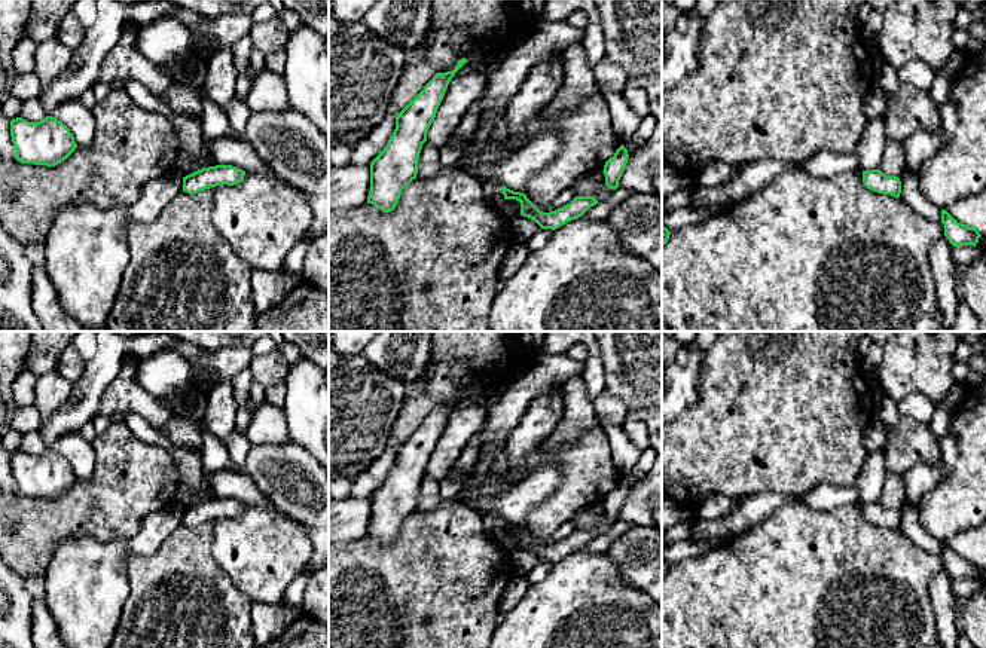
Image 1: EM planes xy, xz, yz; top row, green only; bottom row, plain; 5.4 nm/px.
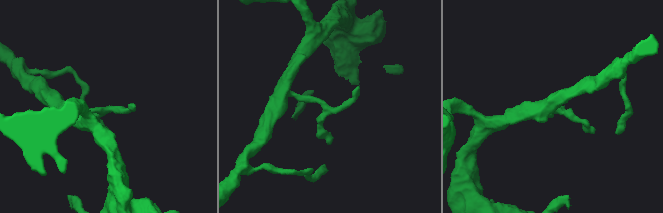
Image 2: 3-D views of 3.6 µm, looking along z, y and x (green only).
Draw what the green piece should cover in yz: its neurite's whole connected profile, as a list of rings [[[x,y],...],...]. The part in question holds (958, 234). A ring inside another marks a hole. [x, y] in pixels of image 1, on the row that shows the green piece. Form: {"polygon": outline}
{"polygon": [[[941,210],[941,223],[944,224],[944,236],[953,247],[976,247],[982,236],[976,227],[958,223],[946,210]]]}

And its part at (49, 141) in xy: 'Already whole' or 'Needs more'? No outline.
Already whole

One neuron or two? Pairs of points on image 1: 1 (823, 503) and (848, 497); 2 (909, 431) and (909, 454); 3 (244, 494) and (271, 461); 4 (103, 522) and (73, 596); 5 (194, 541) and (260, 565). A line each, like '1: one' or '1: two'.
1: one
2: one
3: one
4: two
5: two

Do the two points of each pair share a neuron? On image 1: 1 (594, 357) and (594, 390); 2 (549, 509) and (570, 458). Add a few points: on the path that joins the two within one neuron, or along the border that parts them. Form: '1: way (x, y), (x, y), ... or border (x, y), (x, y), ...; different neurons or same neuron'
1: way (594, 364), (594, 382); same neuron
2: way (561, 497), (570, 488), (570, 470); same neuron

